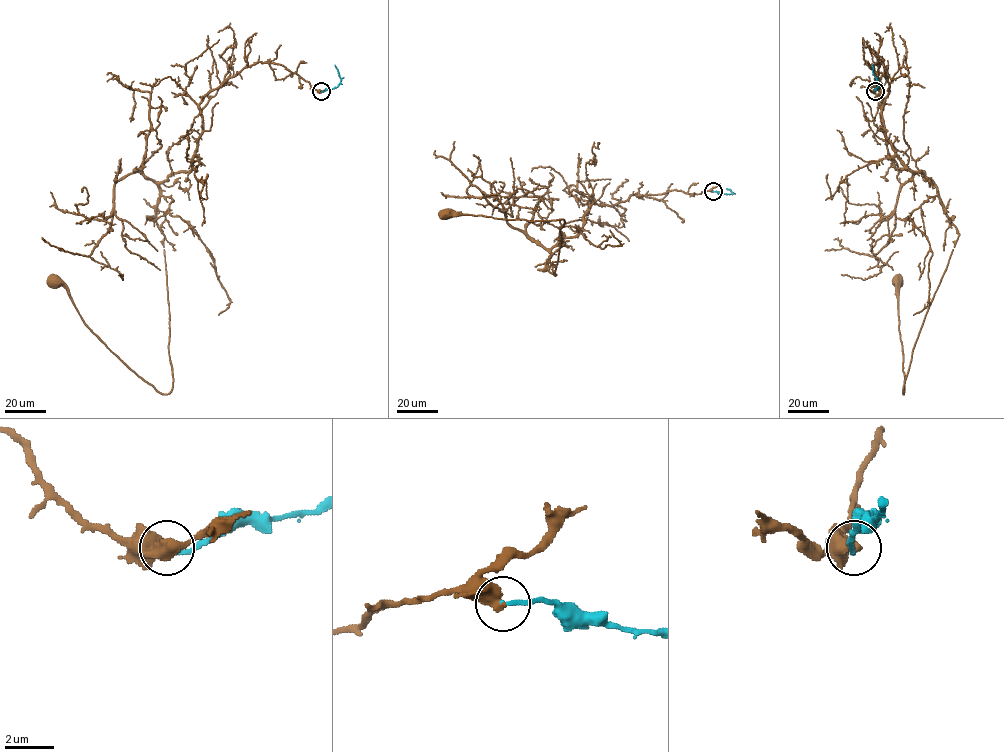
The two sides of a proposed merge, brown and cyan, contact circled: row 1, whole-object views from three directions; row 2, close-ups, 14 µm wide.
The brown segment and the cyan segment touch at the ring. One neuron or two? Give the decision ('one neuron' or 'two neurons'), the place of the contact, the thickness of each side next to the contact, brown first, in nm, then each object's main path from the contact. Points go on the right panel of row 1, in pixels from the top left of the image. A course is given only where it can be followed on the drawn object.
one neuron | (875, 91) | 600/180 nm | brown via (875, 91), (878, 62), (889, 85), (885, 136), (937, 190), (959, 236), (903, 394), (896, 281) | cyan via (875, 91), (877, 82), (872, 65)

